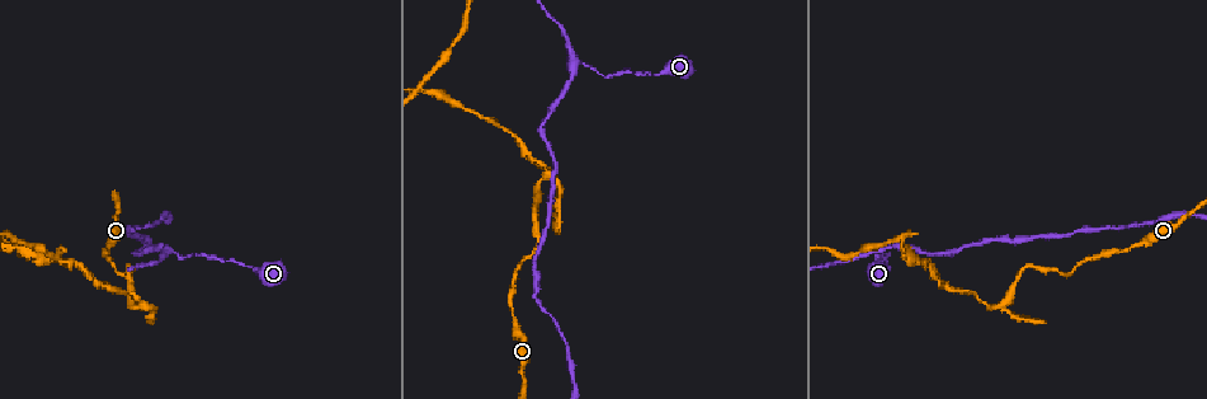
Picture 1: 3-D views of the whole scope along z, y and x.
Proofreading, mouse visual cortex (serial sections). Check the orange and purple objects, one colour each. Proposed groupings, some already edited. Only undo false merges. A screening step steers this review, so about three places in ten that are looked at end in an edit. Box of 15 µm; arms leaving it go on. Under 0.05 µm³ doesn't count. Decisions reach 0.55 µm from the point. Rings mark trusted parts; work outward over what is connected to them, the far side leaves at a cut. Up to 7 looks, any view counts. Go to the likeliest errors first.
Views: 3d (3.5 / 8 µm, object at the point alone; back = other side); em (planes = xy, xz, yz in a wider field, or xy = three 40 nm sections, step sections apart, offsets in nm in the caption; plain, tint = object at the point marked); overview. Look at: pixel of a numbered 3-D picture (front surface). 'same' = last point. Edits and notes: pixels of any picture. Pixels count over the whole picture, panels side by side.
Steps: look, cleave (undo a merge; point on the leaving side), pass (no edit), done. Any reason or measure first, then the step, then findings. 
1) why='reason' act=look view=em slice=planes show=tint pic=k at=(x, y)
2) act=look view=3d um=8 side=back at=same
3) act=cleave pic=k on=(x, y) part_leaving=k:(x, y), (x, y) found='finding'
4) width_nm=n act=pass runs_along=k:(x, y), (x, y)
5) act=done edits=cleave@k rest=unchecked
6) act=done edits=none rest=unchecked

why='thick turns thin' act=look view=3d um=3.5 pic=1 at=(580, 60)

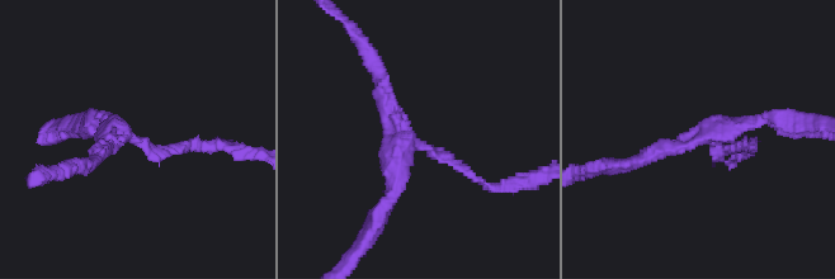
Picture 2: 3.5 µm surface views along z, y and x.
arms=3 arm_widths_nm=150,200,200 act=look view=em slice=xy step=2 show=tint pic=2 at=(710, 137)

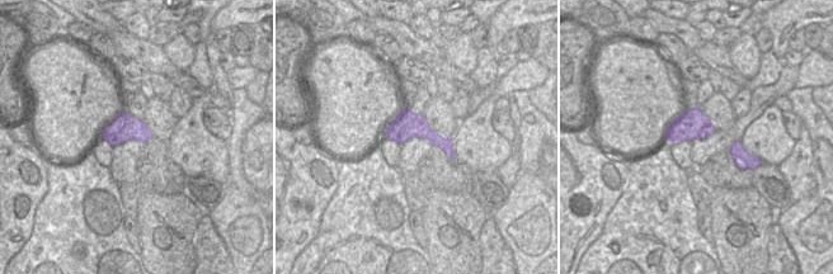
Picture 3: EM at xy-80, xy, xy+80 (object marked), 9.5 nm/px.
act=pass found='one cell here'

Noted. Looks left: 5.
why='sharp bend' act=look view=3d um=8 pic=1 at=(534, 213)

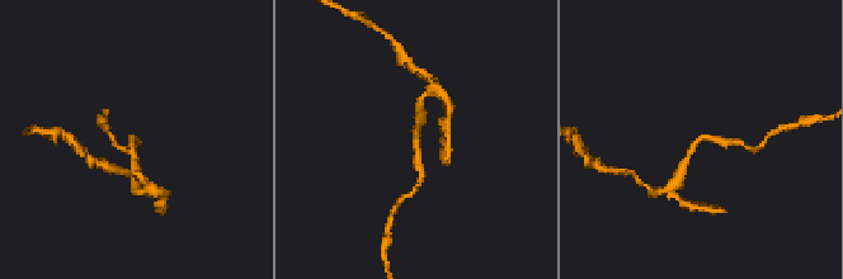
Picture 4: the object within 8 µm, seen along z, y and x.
why='closer look' act=look view=3d um=3.5 pic=4 at=(704, 136)

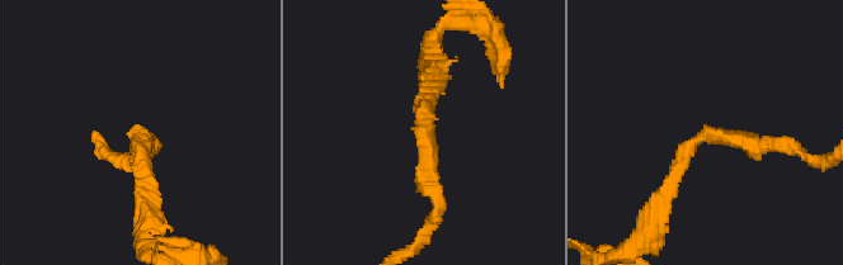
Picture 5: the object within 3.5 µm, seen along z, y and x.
act=look view=em slice=xy step=1 show=tint pic=5 at=(428, 127)

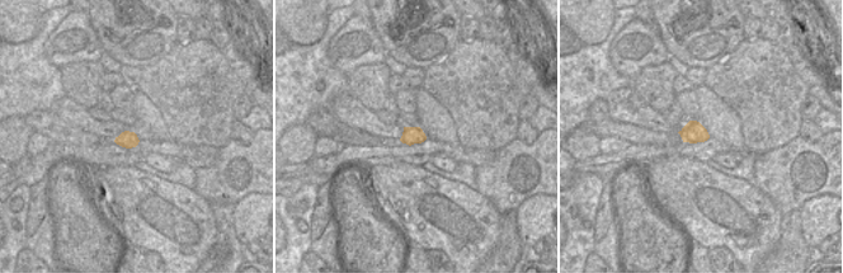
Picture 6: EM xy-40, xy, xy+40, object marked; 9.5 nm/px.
act=pass found='one cell here'

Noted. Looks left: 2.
why='three-way junction' act=look view=3d um=3.5 pic=1 at=(989, 304)

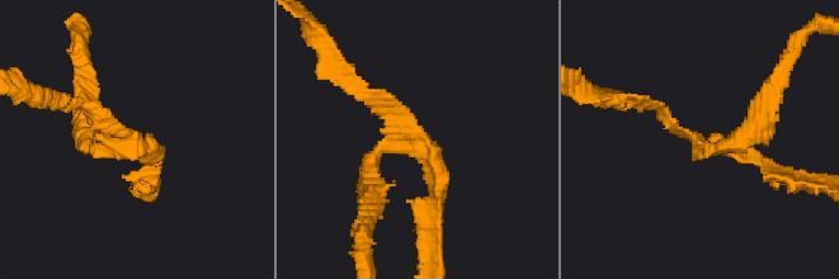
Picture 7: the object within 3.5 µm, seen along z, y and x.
arms=3 arm_widths_nm=150,200,300 act=look view=em slice=xy step=3 show=tint pic=7 at=(405, 134)

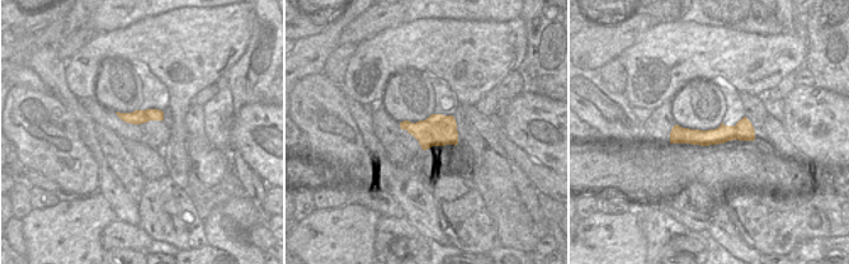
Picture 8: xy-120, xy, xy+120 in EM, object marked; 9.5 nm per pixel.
width_nm=300 act=cleave pic=7 on=(111, 126) part_leaving=7:(103, 149), (118, 132), (60, 102) found='two cells meet here'

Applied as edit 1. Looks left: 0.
act=done edits=cleave@7 rest=unchecked

